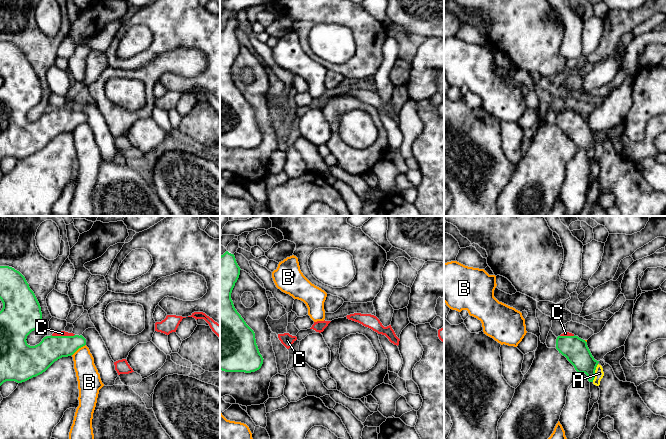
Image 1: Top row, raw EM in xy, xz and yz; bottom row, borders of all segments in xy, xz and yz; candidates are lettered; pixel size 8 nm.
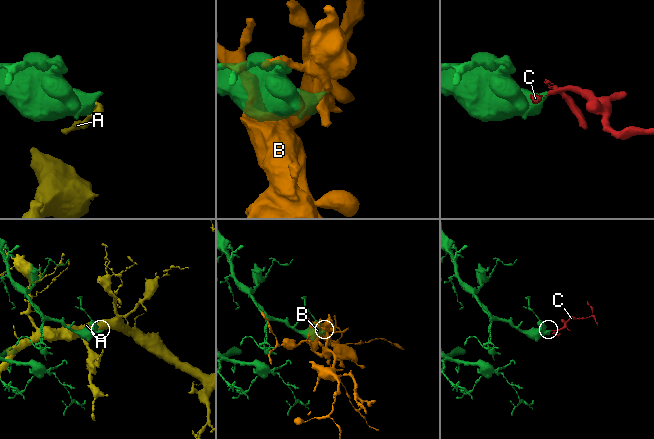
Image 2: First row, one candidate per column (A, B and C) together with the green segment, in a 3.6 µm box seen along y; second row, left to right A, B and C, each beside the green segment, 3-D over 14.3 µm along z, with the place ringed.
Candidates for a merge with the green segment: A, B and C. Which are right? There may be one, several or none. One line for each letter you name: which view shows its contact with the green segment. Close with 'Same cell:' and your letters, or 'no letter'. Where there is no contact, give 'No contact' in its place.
C: Touches green in xy
Same cell: C

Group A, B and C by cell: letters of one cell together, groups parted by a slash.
A / B / C

